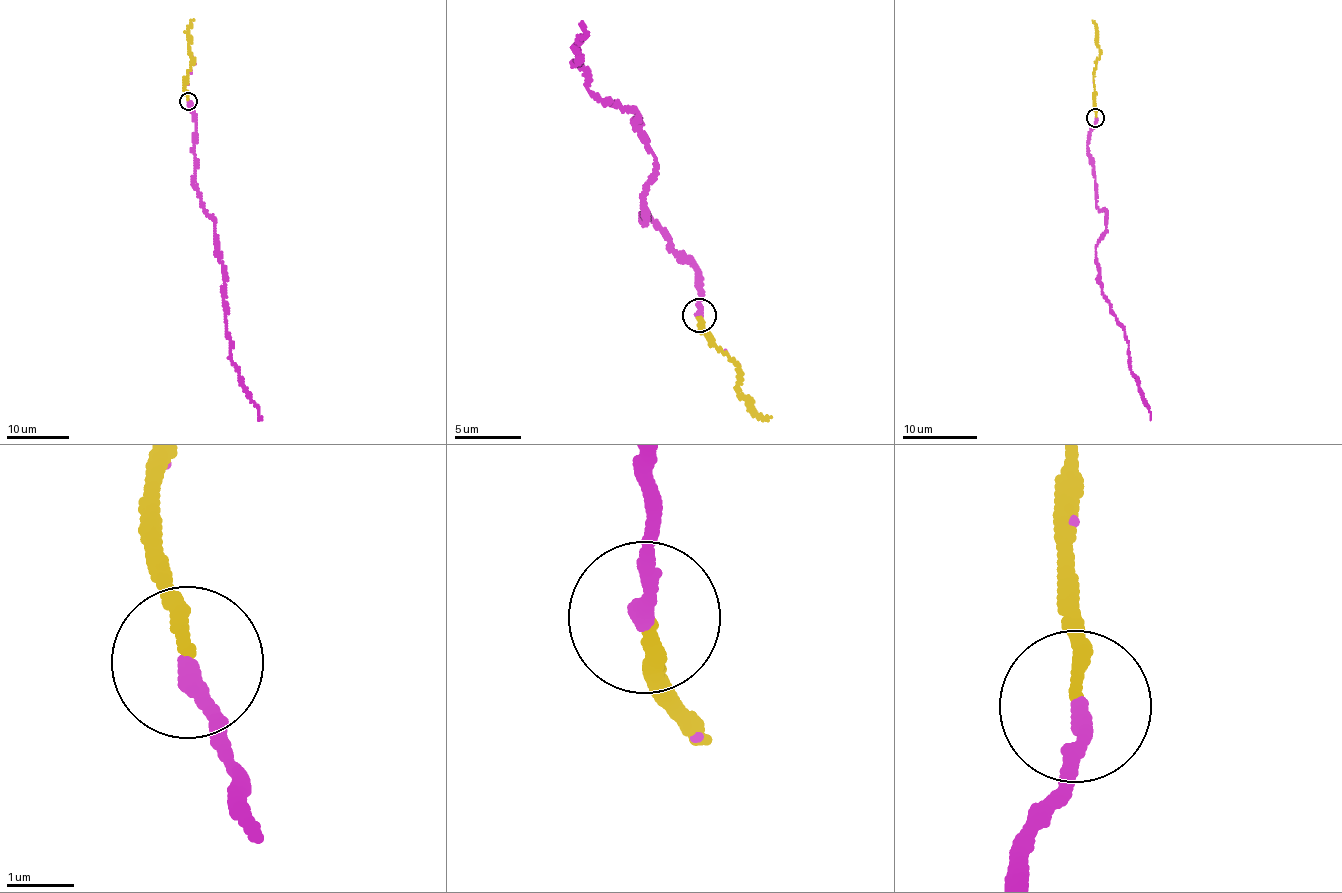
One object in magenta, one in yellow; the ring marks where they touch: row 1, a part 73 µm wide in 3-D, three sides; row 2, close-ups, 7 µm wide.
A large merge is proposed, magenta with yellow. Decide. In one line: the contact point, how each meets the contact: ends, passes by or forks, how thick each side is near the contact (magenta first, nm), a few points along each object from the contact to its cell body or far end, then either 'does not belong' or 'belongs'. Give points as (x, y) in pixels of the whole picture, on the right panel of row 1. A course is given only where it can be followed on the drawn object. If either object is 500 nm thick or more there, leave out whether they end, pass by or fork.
(1095, 117) | magenta ends | yellow ends | 240/180 nm | magenta via (1095, 117), (1087, 140), (1096, 206), (1105, 210), (1098, 283), (1125, 332), (1150, 420) | yellow via (1095, 116), (1094, 70), (1100, 51), (1097, 27), (1092, 20) | belongs

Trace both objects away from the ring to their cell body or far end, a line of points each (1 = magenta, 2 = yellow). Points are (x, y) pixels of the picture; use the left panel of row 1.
1: (189, 102), (197, 136), (195, 187), (203, 211), (215, 223), (217, 258), (223, 265), (230, 360), (261, 420)
2: (189, 100), (185, 78), (192, 63), (188, 47), (193, 20)

